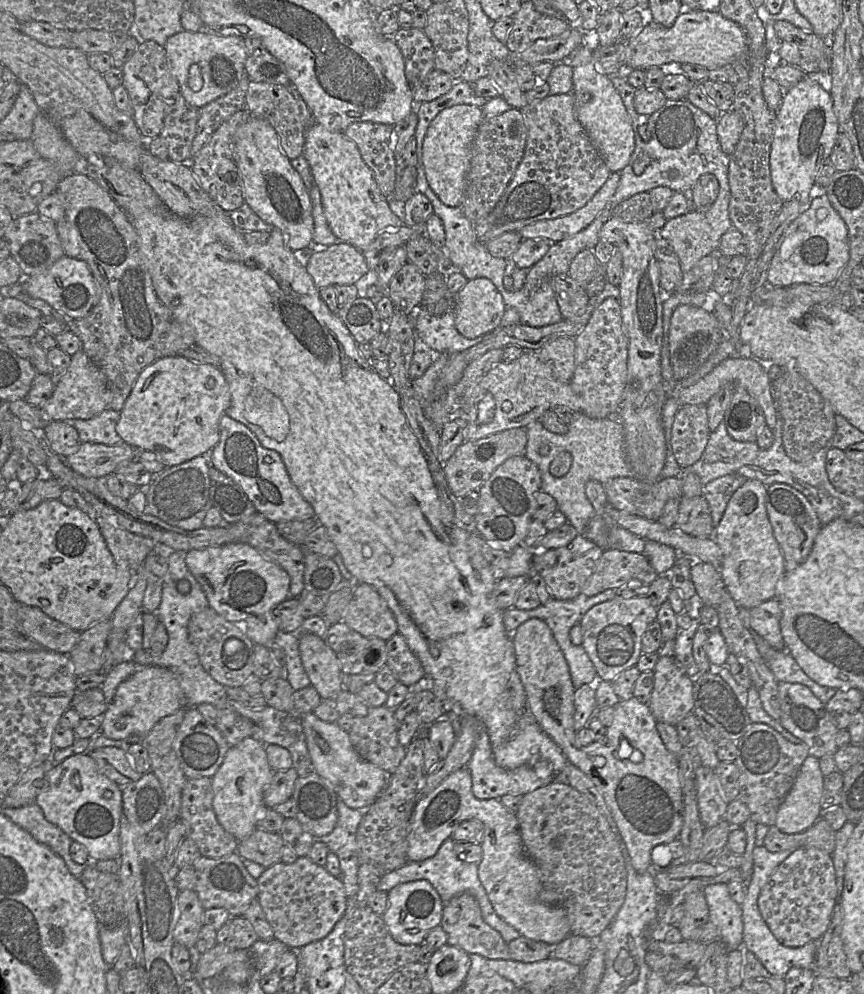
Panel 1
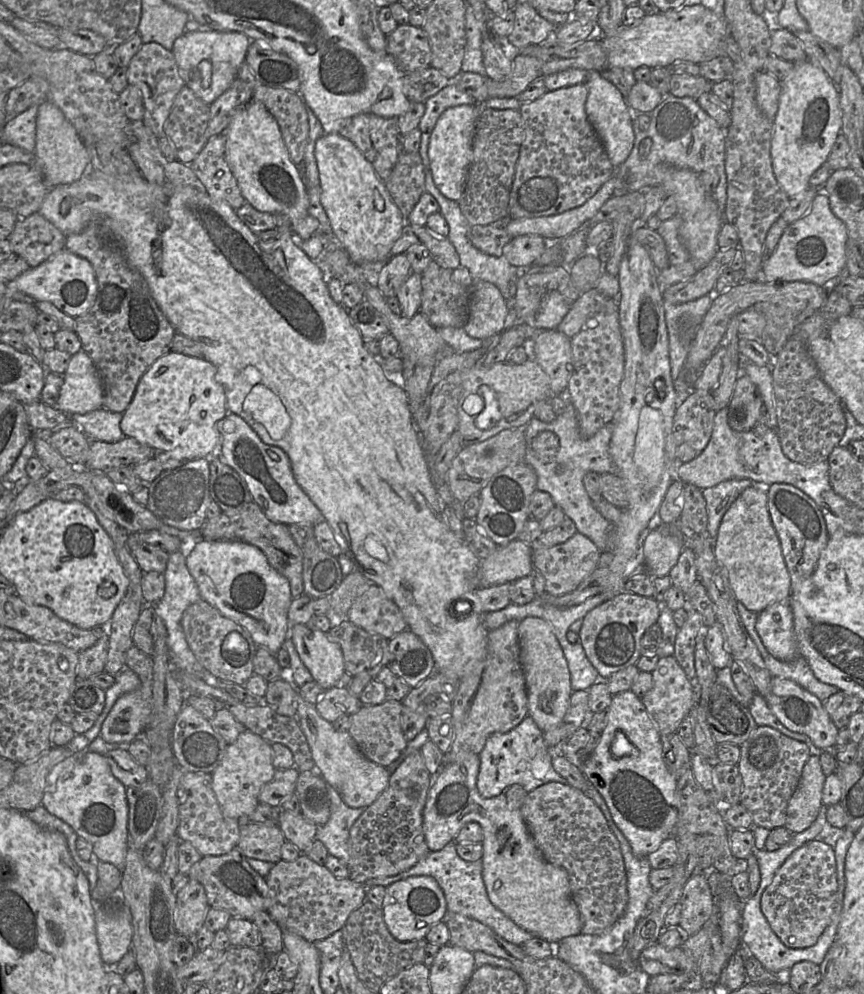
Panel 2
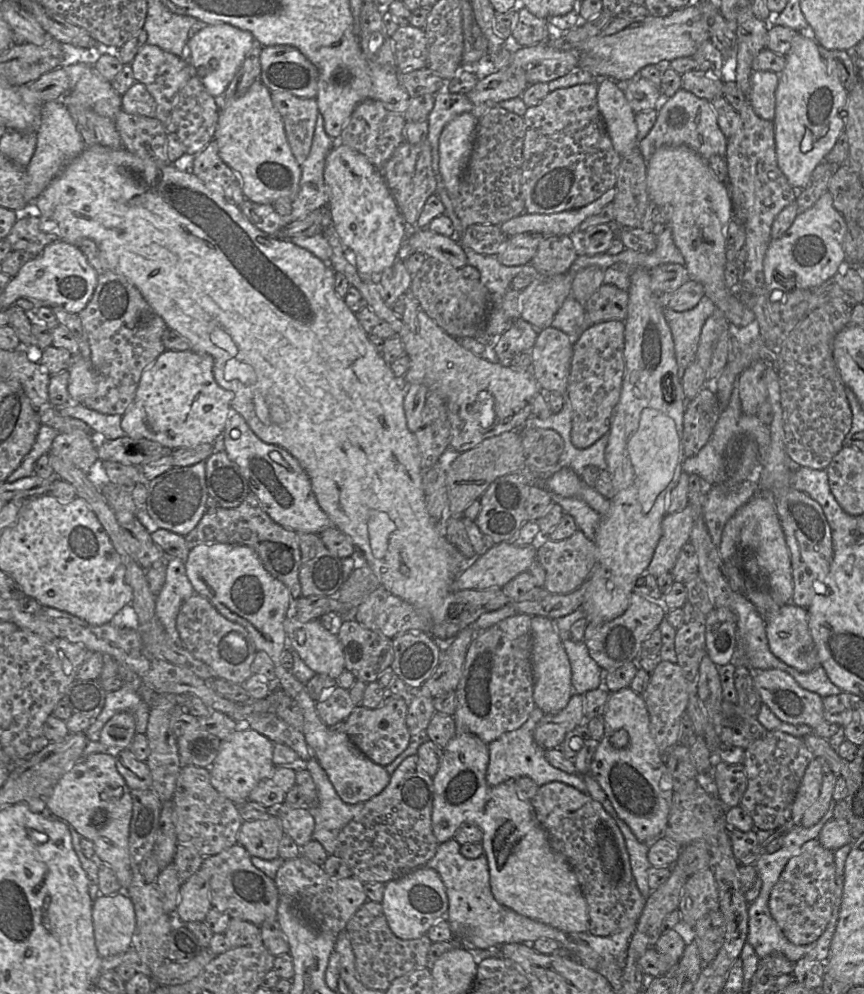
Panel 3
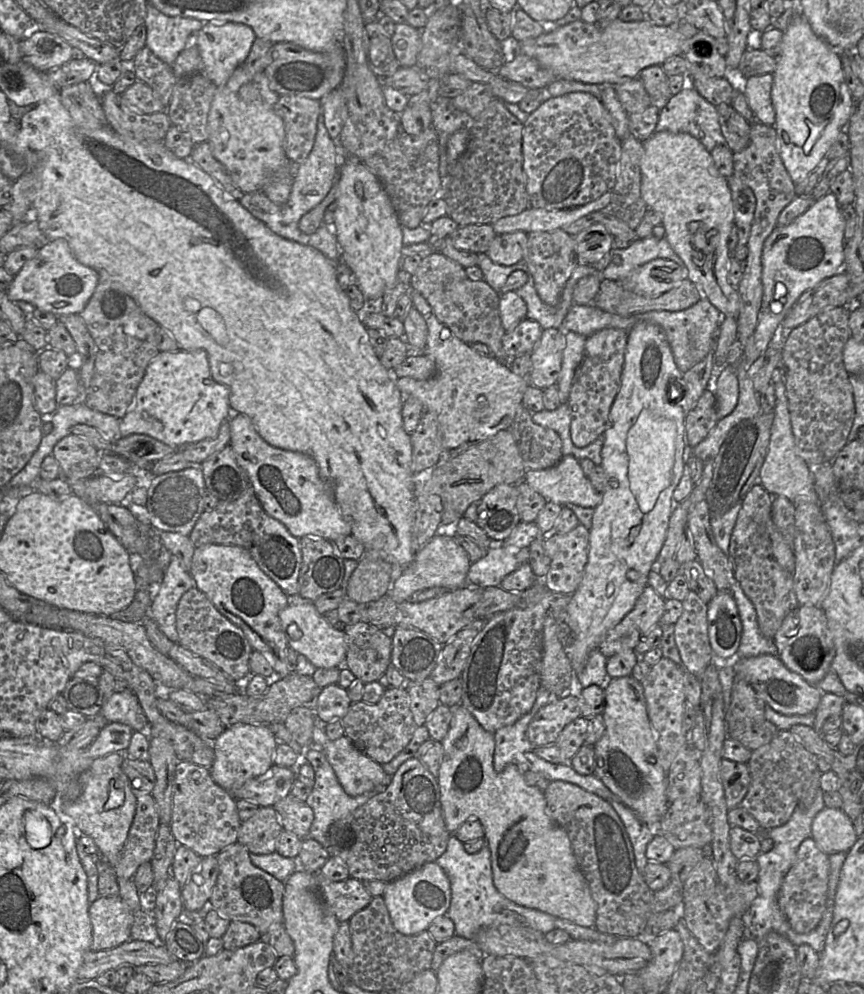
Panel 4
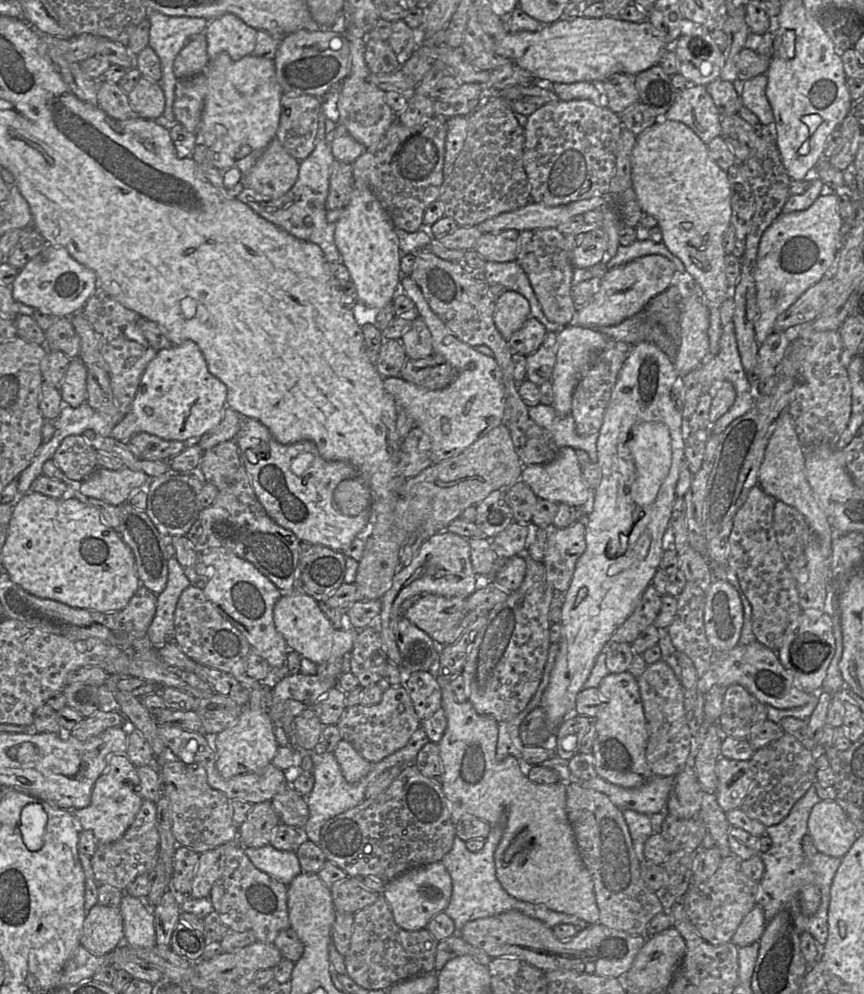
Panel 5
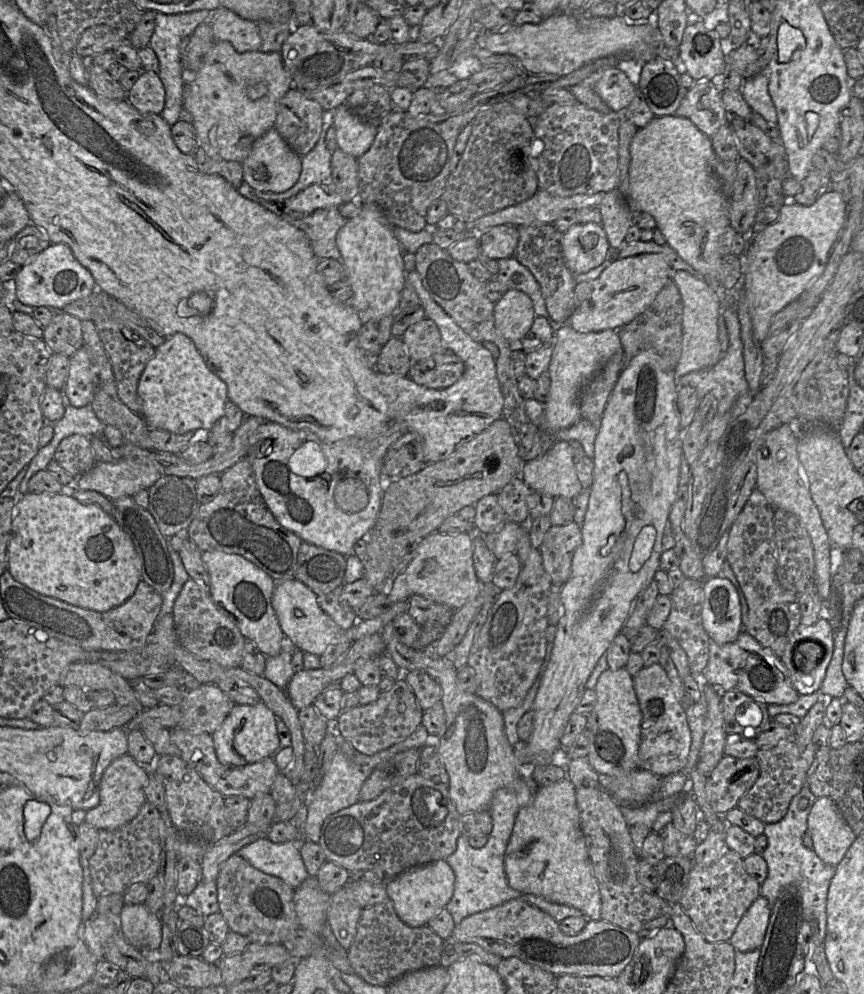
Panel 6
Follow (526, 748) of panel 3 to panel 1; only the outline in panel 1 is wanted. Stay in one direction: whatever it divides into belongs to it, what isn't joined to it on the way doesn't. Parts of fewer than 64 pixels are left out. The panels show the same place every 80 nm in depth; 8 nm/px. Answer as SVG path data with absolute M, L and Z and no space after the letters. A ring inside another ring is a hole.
M481 731L477 736L475 748L466 766L471 774L472 793L479 800L499 799L506 794L523 796L526 793L551 783L554 778L539 778L535 771L528 766L520 766L515 769L505 769L497 766L493 758L489 736L486 731Z

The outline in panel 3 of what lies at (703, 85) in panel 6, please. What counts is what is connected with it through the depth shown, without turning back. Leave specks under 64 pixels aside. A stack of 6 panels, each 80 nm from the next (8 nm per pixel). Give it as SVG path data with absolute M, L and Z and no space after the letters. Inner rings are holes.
M679 89L672 97L663 99L657 108L657 119L648 135L638 143L638 148L647 161L662 146L687 145L709 160L714 155L725 157L727 138L718 126L715 110L710 101Z

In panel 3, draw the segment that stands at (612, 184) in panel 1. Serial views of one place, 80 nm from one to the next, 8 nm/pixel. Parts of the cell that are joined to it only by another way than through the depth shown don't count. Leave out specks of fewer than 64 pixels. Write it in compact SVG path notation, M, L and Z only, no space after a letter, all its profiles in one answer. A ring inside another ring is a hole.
M611 188L595 201L576 209L552 214L532 214L523 212L502 224L501 231L508 237L521 233L539 236L571 236L578 226L589 216L598 213L614 200L616 189Z

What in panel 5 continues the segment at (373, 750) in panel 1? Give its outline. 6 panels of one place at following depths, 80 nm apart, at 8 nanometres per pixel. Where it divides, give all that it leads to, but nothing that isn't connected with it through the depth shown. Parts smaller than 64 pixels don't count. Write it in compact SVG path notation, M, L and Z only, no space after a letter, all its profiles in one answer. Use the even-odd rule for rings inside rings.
M400 683L385 690L378 704L360 703L346 707L336 725L342 739L349 742L364 759L370 763L377 763L404 747L421 726L421 721L404 683Z

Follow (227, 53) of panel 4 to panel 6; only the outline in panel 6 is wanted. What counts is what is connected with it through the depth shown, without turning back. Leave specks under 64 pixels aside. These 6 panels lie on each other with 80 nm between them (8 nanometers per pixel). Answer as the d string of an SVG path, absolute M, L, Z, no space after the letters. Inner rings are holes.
M228 8L211 11L215 12L214 18L212 18L214 41L228 41L239 53L260 50L261 36L257 22L244 19Z

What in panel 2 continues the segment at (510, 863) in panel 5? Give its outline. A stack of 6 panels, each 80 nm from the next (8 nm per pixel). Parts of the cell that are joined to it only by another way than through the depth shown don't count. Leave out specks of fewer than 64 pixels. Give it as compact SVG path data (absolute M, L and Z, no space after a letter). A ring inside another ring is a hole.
M460 751L455 761L443 766L433 775L423 809L423 832L430 852L441 850L454 841L461 828L468 822L477 822L482 827L482 877L490 902L522 929L534 937L556 944L565 937L581 933L582 919L572 899L567 871L547 862L535 845L523 820L520 809L510 806L505 793L492 798L483 798L477 790L479 754Z

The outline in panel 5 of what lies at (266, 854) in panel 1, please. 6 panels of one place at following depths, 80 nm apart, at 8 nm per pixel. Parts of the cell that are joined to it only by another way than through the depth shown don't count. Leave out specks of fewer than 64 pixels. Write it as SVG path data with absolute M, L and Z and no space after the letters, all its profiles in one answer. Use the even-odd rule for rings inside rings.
M271 801L253 804L246 820L238 828L238 841L242 847L263 847L270 844L273 831L280 819Z

